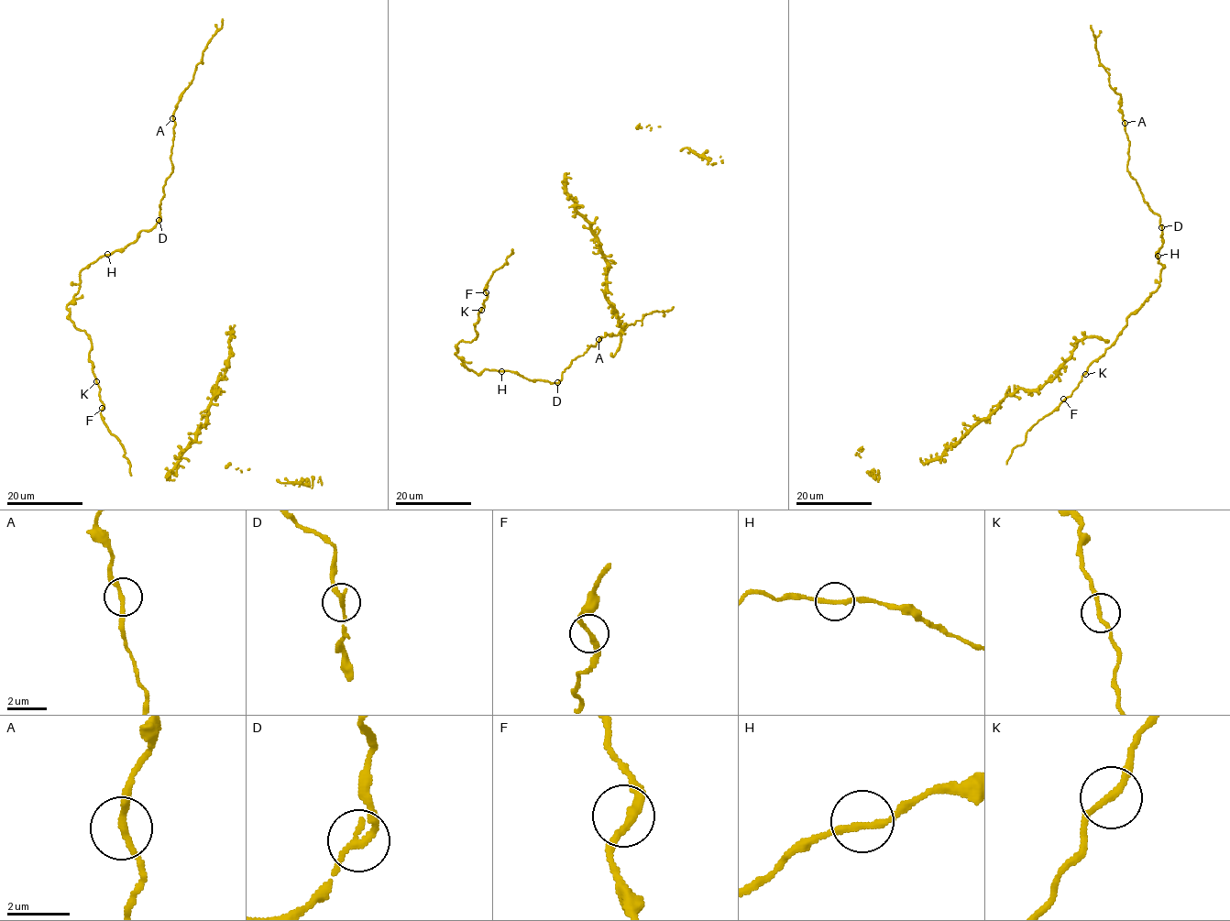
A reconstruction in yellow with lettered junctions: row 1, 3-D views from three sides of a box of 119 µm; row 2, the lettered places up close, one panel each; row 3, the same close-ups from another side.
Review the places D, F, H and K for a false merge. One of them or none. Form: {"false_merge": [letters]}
{"false_merge": ["D"]}

